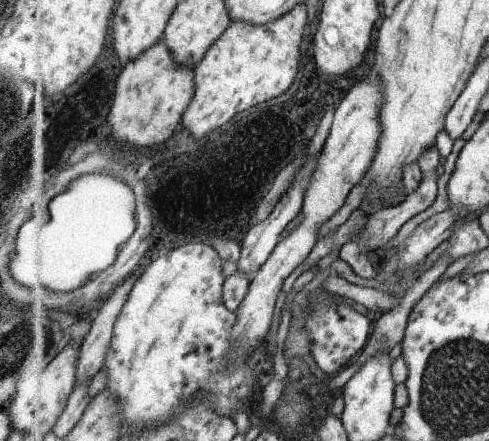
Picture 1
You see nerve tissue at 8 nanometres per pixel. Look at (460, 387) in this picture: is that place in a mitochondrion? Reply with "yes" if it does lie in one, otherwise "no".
yes

